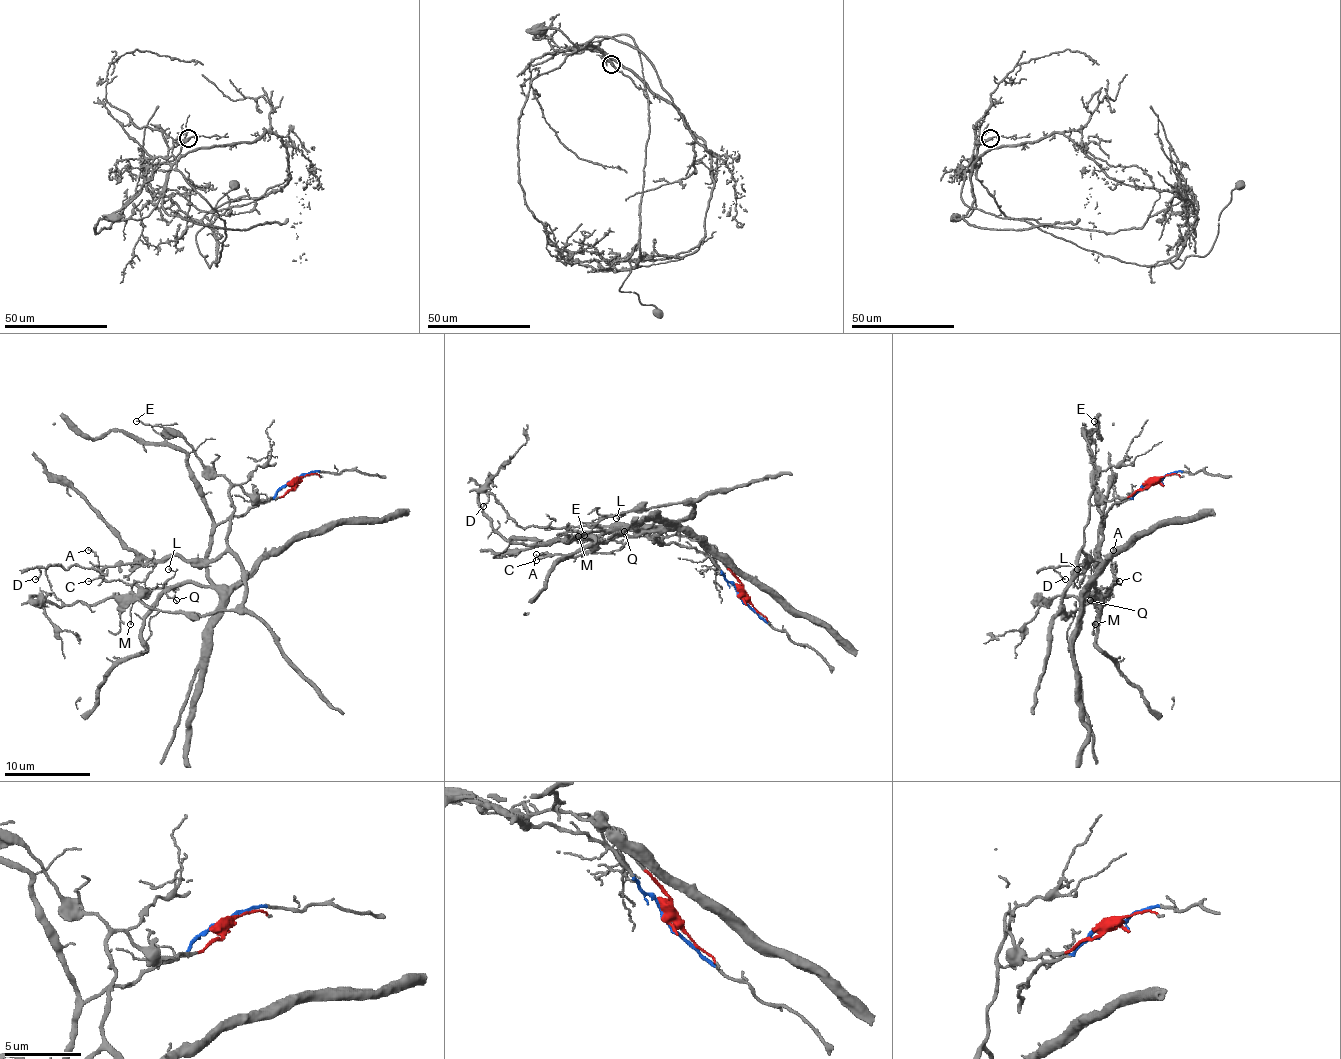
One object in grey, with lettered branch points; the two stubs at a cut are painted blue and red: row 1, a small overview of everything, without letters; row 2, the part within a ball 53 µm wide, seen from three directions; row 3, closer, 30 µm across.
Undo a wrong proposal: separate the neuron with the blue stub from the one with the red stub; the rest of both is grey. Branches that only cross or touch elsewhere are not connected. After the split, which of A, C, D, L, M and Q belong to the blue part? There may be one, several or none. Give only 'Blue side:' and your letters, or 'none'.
Blue side: A, C, Q

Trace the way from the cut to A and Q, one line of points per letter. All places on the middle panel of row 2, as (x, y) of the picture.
A: (741, 597), (706, 556), (689, 545), (655, 541), (655, 532), (627, 534), (610, 552), (536, 554)
Q: (741, 597), (721, 571), (689, 545), (655, 541), (657, 534), (616, 534), (625, 530)

